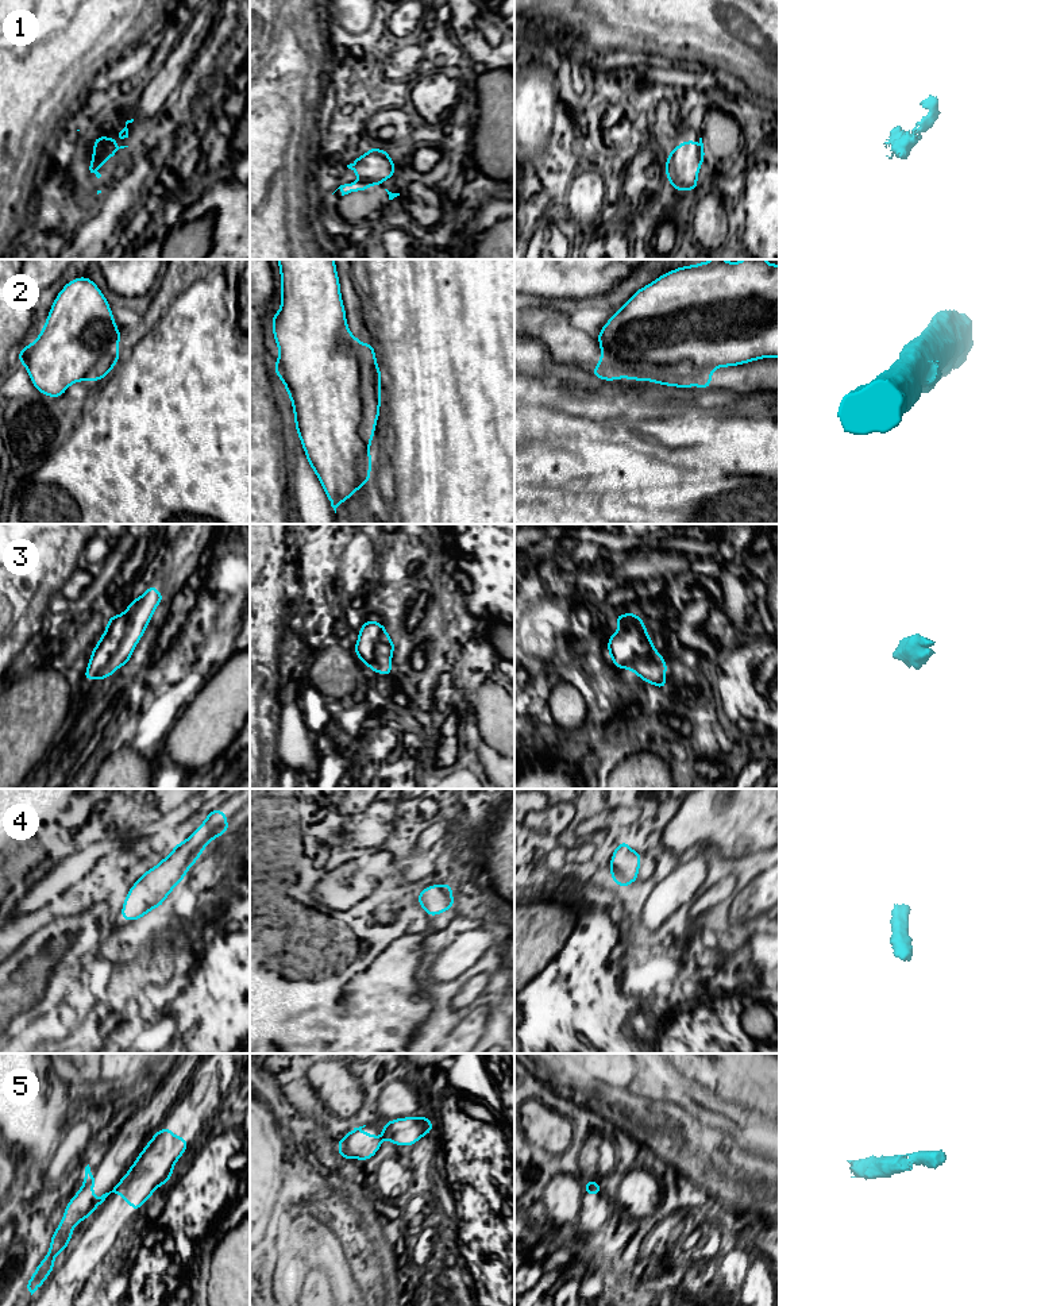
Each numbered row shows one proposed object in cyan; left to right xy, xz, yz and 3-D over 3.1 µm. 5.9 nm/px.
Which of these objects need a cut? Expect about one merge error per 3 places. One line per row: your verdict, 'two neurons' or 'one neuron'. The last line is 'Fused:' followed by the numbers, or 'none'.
1: two neurons
2: two neurons
3: two neurons
4: one neuron
5: two neurons
Fused: 1, 2, 3, 5

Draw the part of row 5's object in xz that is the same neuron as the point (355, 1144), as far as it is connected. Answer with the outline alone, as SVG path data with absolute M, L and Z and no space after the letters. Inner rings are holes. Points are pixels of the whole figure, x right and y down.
M366 1125L351 1129L336 1143L339 1159L358 1159L366 1161L377 1155L383 1141L383 1133L381 1137L363 1133L362 1129L365 1126Z

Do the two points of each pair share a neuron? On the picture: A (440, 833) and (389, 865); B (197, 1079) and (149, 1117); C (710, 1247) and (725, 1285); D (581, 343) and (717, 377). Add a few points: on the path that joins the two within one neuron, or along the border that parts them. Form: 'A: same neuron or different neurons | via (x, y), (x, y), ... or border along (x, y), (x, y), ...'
A: different neurons | border along (401, 863), (394, 873)
B: different neurons | border along (193, 1067), (185, 1090)
C: different neurons | border along (729, 1235), (717, 1259)
D: same neuron | via (615, 369), (663, 382), (670, 377), (683, 377)

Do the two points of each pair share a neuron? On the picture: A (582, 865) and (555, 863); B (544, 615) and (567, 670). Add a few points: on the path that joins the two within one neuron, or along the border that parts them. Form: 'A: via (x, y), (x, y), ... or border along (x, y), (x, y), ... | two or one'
A: via (575, 863), (562, 863) | one
B: border along (574, 654), (556, 657), (544, 663) | two

